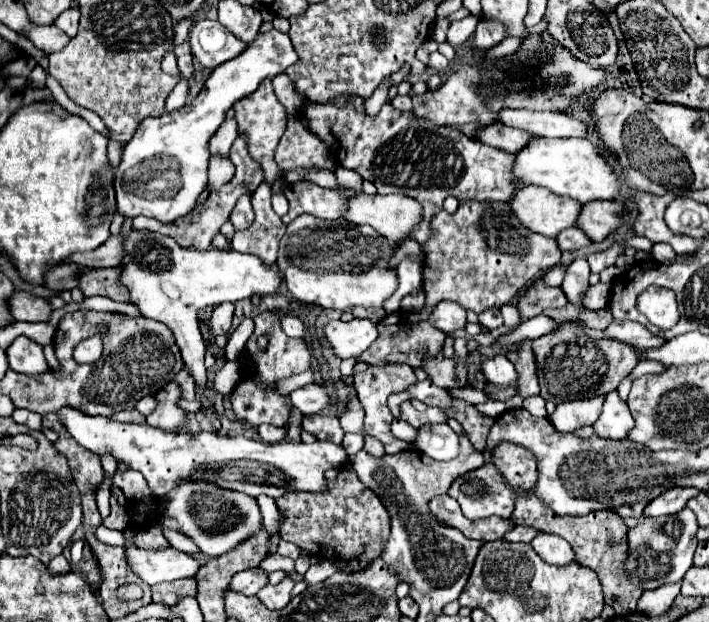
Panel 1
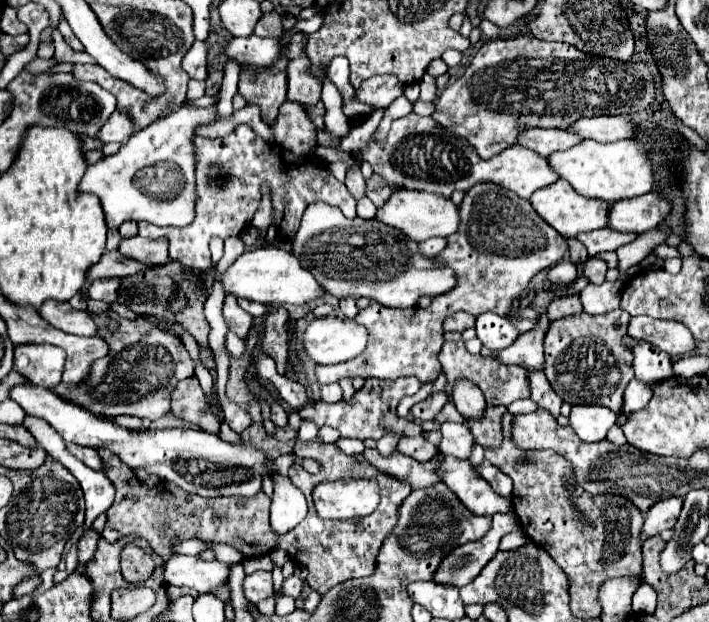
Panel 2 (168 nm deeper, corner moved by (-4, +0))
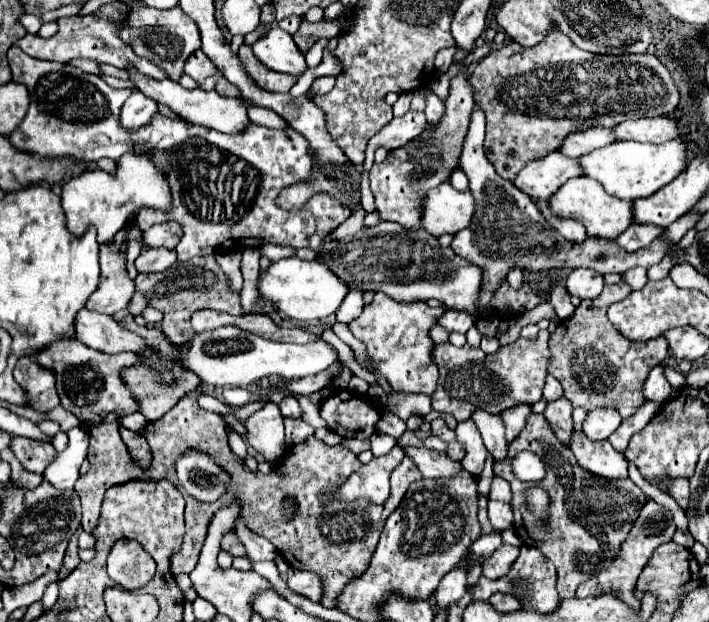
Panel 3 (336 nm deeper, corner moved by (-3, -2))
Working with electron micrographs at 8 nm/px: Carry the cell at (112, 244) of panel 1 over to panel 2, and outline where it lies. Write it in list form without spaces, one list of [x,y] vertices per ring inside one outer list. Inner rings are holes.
[[[138,235],[130,239],[122,239],[120,253],[128,259],[136,259],[152,265],[164,265],[170,259],[166,239],[142,239]]]

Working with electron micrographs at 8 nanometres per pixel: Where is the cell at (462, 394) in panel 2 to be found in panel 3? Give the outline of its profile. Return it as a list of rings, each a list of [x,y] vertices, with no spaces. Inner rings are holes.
[[[475,411],[471,415],[473,423],[477,425],[477,429],[481,431],[483,443],[487,447],[487,451],[493,455],[495,461],[503,459],[507,455],[507,441],[505,441],[505,427],[499,415],[491,415],[485,411]]]

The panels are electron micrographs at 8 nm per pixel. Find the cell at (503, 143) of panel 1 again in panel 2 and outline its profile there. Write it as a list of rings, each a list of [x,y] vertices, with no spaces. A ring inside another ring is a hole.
[[[528,129],[520,135],[520,145],[540,153],[540,155],[552,155],[554,151],[564,151],[574,147],[578,141],[584,141],[580,135],[574,135],[572,131],[562,129]]]

